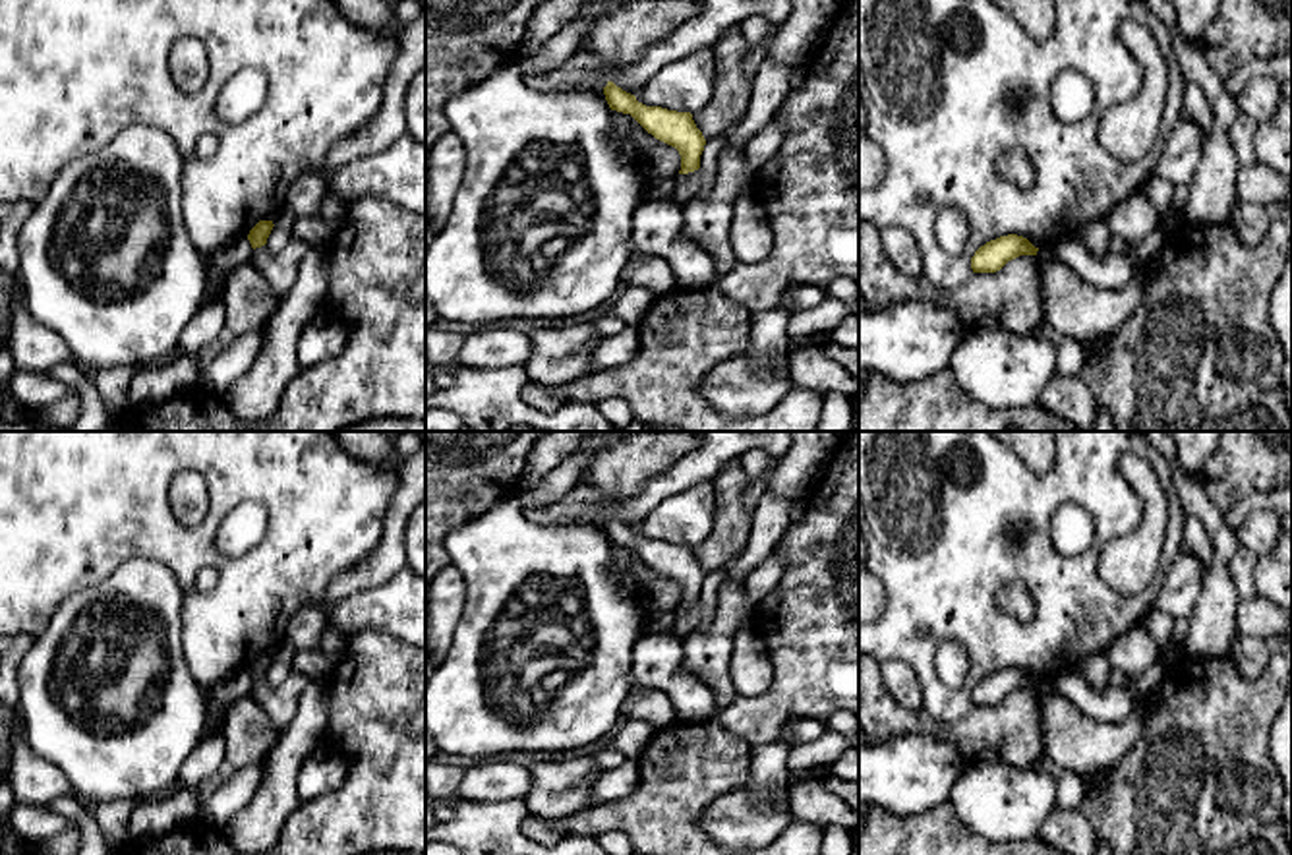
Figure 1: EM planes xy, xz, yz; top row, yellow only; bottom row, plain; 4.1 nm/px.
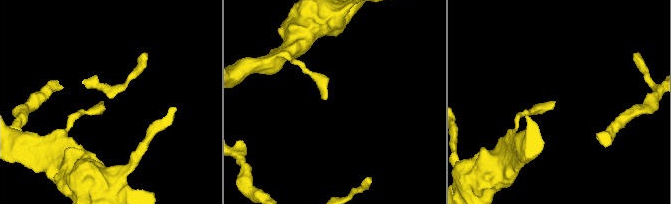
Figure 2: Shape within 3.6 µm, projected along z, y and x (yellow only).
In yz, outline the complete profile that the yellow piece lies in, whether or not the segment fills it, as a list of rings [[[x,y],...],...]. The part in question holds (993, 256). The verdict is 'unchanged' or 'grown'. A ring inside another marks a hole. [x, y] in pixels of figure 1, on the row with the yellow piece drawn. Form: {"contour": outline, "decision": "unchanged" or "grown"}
{"contour": [[[1017,234],[1000,236],[996,240],[981,246],[971,257],[973,273],[996,273],[1008,261],[1019,255],[1037,255],[1039,248],[1035,248],[1027,238]]], "decision": "unchanged"}

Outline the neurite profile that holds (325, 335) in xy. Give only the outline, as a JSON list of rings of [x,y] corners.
[[[325,310],[306,323],[296,344],[302,369],[313,368],[342,352],[352,325],[333,310]]]

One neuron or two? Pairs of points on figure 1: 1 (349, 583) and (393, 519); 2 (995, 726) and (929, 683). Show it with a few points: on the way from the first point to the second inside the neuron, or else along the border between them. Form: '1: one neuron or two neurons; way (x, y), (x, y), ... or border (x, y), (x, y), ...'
1: one neuron; way (366, 573), (391, 548), (391, 536)
2: two neurons; border (973, 707), (952, 722), (937, 722), (923, 710)

